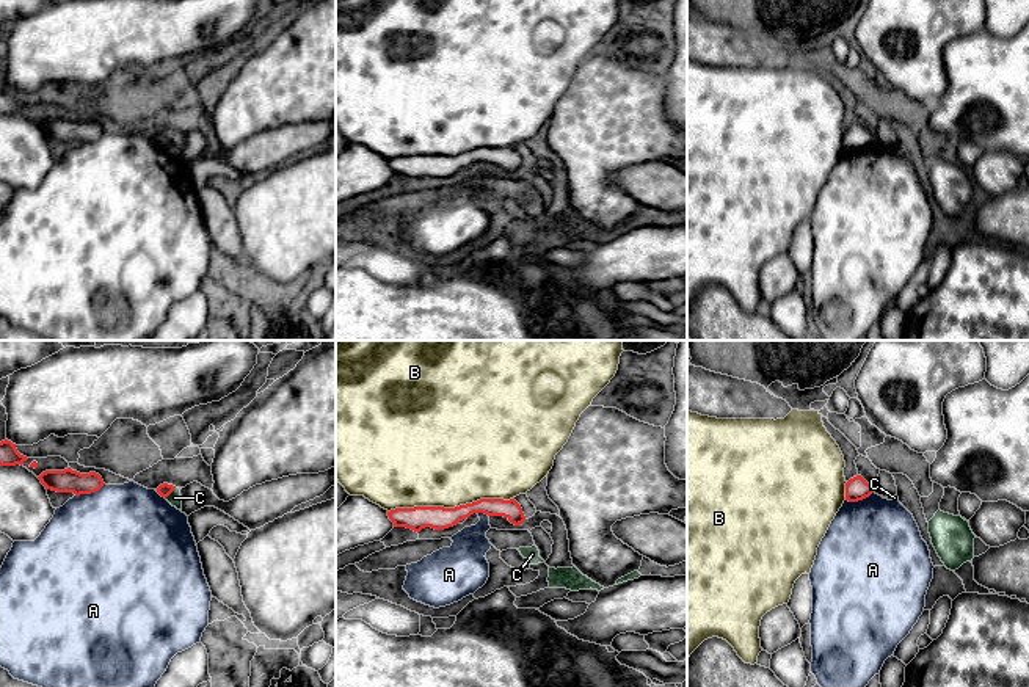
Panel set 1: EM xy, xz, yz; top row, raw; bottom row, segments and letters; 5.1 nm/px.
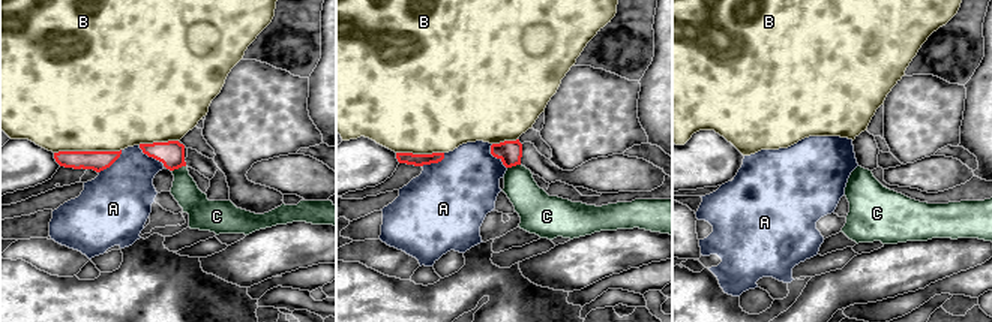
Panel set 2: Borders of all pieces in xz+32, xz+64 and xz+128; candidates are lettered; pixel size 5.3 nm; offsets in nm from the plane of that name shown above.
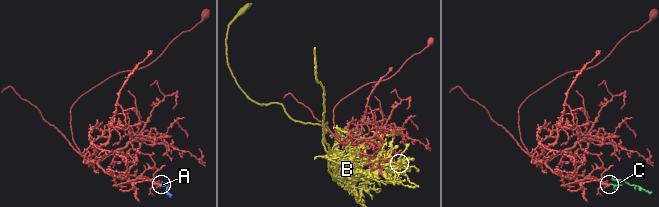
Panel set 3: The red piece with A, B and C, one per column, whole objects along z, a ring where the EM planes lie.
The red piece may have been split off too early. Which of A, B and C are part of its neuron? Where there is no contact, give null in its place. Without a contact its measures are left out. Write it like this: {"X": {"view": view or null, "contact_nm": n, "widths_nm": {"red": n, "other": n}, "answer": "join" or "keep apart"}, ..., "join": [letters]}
{"A": {"view": "xy", "contact_nm": 170, "widths_nm": {"red": 120, "other": 500}, "answer": "keep apart"}, "B": {"view": "xz", "contact_nm": 650, "widths_nm": {"red": 120, "other": 480}, "answer": "keep apart"}, "C": {"view": "xy", "contact_nm": 80, "widths_nm": {"red": 70, "other": 70}, "answer": "keep apart"}, "join": []}

